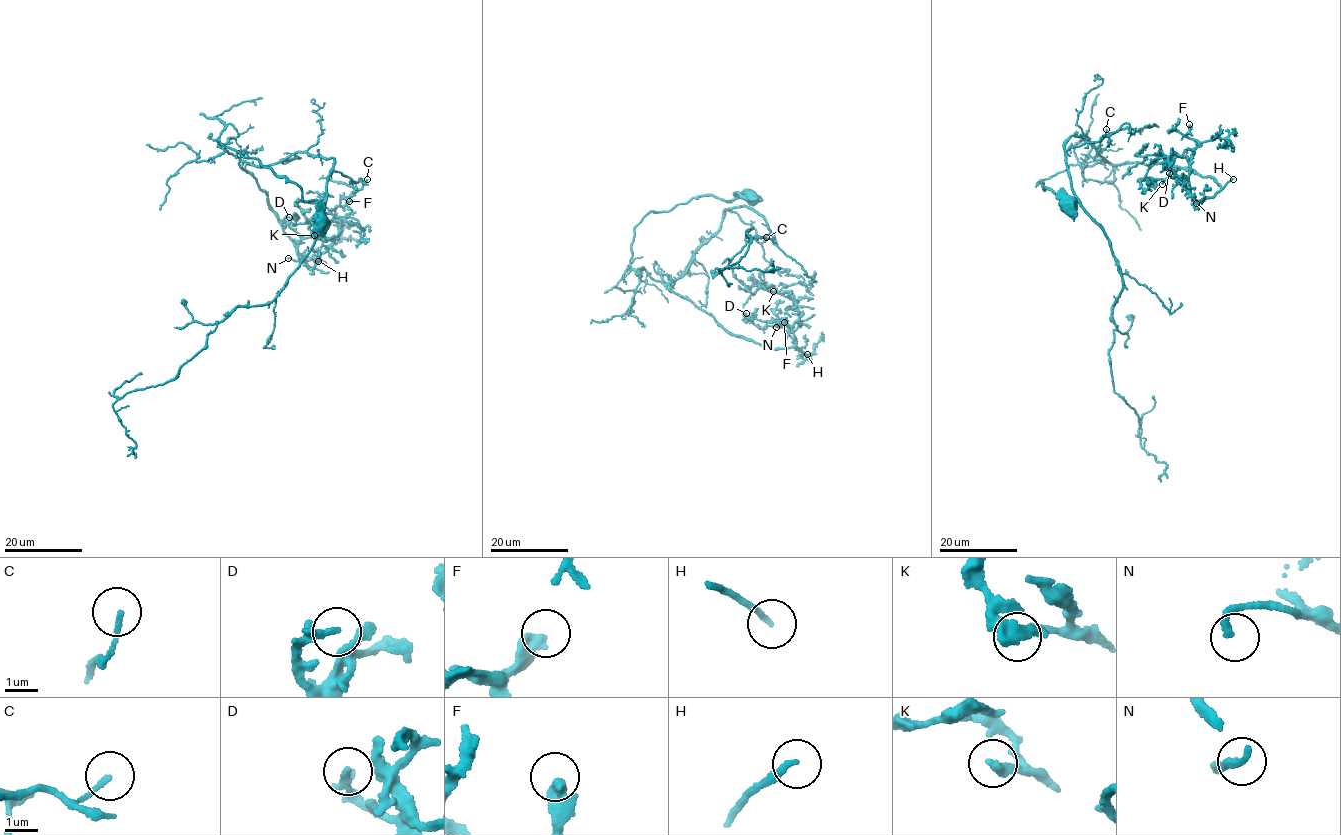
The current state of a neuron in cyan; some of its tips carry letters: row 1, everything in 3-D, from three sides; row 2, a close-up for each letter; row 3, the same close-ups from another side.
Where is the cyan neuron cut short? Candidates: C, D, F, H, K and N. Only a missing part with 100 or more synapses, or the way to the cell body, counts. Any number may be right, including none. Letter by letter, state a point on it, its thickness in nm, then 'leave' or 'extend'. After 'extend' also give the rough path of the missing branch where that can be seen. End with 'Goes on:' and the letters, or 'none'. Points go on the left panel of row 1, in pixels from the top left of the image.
C: at (367, 179); 130 nm thick; leave
D: at (289, 217); 240 nm thick; leave
F: at (349, 201); 360 nm thick; leave
H: at (318, 261); 170 nm thick; extend
K: at (314, 235); 260 nm thick; leave
N: at (288, 258); 200 nm thick; leave
Goes on: H

